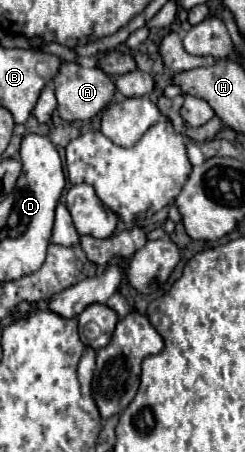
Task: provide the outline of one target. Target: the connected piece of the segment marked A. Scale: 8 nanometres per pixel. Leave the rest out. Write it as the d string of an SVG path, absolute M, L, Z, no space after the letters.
M63 63L63 81L55 81L57 111L63 121L85 121L93 119L103 111L115 97L113 79L99 67L81 67L79 63Z

